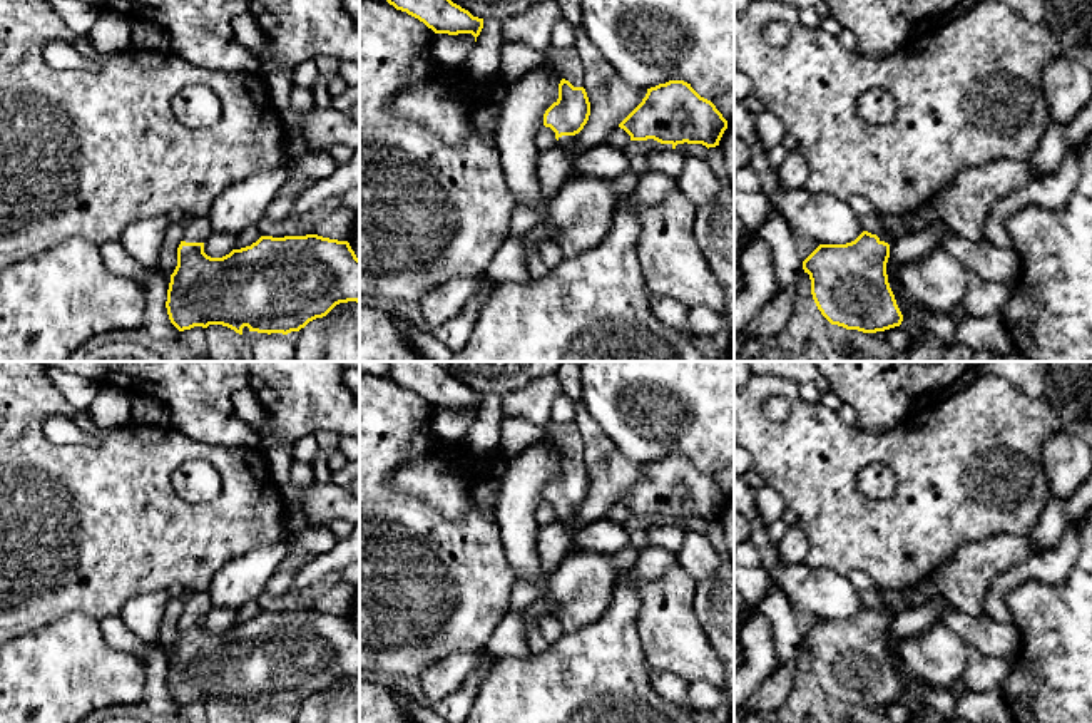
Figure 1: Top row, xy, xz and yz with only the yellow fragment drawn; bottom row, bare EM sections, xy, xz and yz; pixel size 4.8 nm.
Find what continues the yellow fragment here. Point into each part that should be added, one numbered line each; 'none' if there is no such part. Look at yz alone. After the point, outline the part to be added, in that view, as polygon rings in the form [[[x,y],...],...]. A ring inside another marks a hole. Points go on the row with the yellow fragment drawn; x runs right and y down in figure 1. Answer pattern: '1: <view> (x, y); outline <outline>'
1: yz (964, 206); outline [[[1003,159],[970,167],[920,209],[901,218],[886,216],[883,226],[888,234],[880,241],[891,246],[905,233],[945,226],[968,241],[980,243],[985,239],[985,221],[992,208],[1035,179],[1030,161]]]

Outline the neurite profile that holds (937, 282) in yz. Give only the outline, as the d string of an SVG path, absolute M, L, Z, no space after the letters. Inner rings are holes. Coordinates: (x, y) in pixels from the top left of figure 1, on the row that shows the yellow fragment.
M938 248L913 263L901 264L900 281L915 303L950 315L965 298L968 273L953 256Z

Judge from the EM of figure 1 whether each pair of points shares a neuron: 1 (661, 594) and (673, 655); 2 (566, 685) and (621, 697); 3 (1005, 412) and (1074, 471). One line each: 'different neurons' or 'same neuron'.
1: same neuron
2: same neuron
3: different neurons

